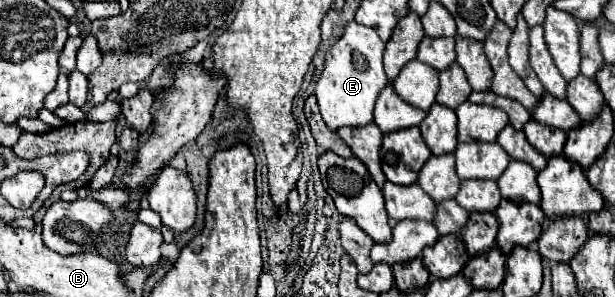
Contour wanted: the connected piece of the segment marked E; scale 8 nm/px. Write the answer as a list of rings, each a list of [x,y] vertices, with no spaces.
[[[356,21],[346,25],[340,41],[328,51],[326,67],[316,83],[318,107],[330,131],[338,131],[340,127],[366,127],[374,121],[374,105],[382,89],[388,85],[382,57],[384,43],[374,33],[374,29],[358,25]]]

